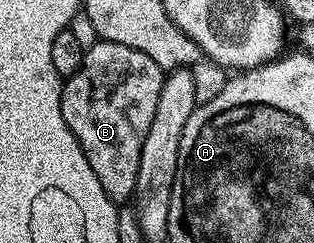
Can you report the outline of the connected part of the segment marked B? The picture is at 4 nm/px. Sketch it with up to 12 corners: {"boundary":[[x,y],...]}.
{"boundary":[[98,40],[60,112],[115,204],[134,193],[164,71]]}

